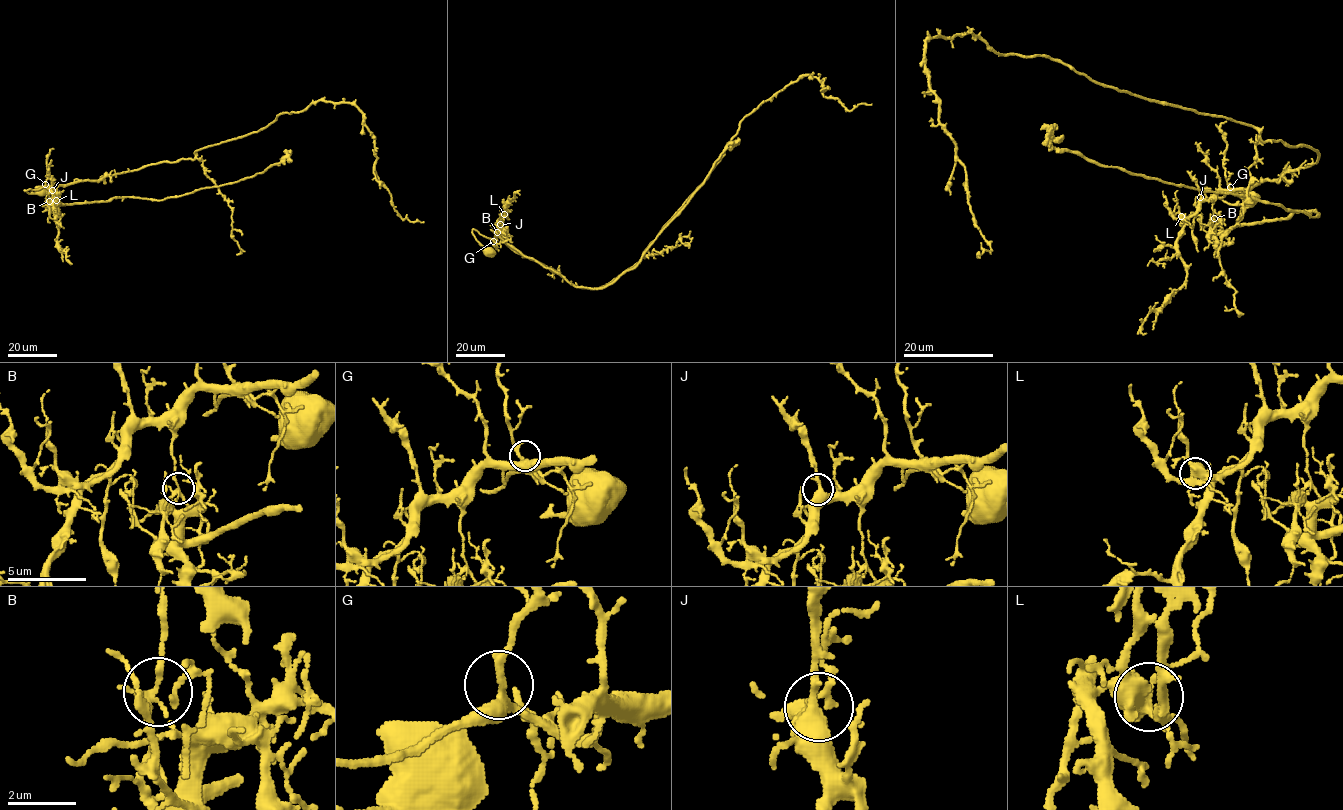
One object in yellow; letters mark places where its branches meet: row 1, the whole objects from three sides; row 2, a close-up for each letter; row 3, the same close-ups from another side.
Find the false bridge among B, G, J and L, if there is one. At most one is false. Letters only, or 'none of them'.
B

